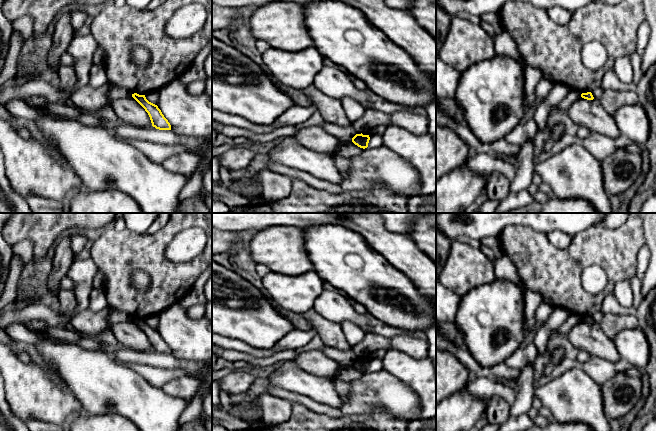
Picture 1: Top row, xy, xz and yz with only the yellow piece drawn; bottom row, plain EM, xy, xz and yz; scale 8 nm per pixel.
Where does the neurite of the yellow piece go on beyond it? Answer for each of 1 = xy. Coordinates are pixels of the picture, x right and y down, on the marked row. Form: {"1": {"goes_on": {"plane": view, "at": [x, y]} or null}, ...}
{"1": {"goes_on": null}}

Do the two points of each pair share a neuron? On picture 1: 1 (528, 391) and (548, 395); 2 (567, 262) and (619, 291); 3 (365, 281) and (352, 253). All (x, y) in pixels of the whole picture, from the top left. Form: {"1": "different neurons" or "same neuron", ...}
{"1": "different neurons", "2": "different neurons", "3": "same neuron"}

